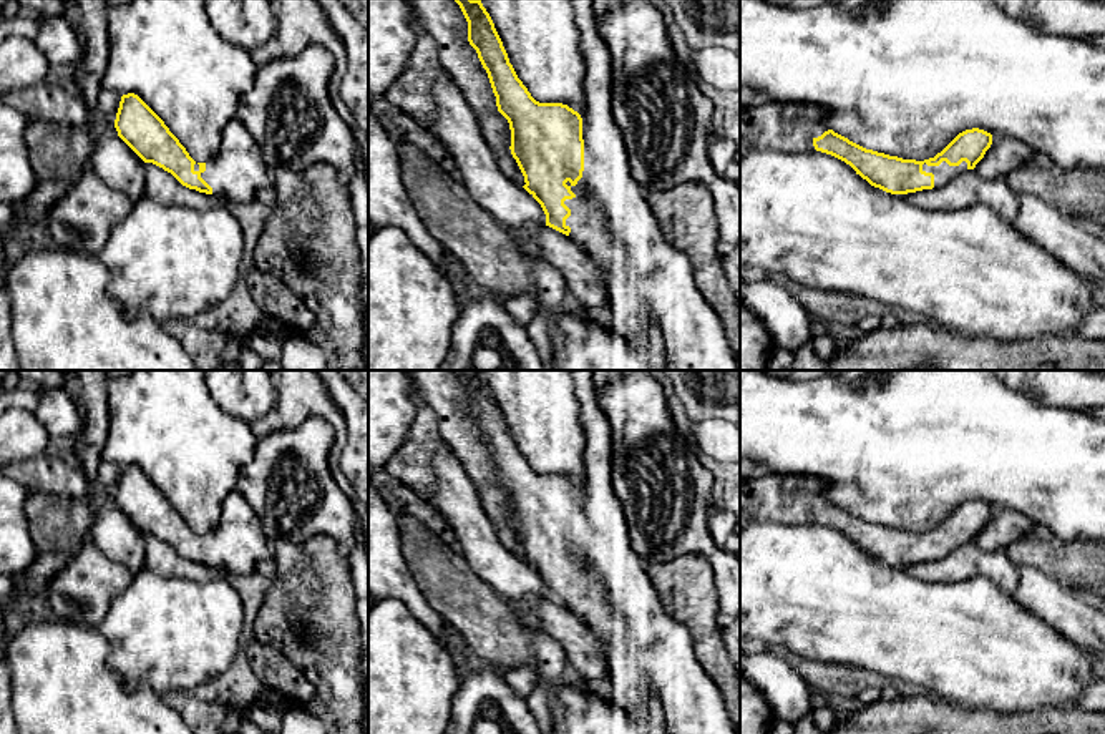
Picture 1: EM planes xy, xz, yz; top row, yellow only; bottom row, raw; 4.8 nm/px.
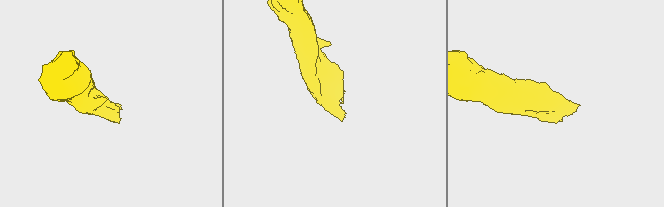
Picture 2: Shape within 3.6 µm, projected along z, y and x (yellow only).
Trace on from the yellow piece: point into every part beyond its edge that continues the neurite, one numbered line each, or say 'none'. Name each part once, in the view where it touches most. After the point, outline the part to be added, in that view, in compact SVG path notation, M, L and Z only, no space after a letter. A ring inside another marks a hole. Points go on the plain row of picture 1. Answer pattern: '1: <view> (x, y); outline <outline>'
1: xz (651, 655); outline M571 370L571 375L579 405L579 423L586 438L584 487L581 488L584 543L576 558L566 555L576 566L564 573L571 581L566 598L571 599L569 611L577 614L604 643L609 668L607 692L626 709L642 707L647 711L647 706L655 699L664 712L665 734L740 734L728 716L722 692L695 656L689 628L664 611L660 598L642 566L642 558L632 550L626 513L612 488L612 435L607 417L597 402L592 370Z

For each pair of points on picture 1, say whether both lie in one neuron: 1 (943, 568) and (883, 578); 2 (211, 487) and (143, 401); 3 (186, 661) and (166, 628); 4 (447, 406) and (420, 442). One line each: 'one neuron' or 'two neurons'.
1: two neurons
2: one neuron
3: one neuron
4: two neurons

